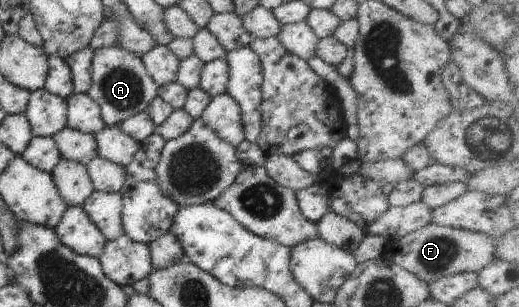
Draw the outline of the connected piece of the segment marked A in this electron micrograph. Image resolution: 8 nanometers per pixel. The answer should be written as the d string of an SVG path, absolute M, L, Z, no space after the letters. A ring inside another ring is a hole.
M104 47L93 50L91 85L88 96L100 107L106 127L121 124L135 114L148 111L157 96L157 86L141 58L121 48Z

